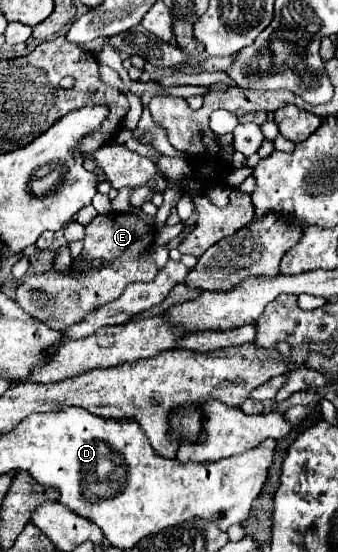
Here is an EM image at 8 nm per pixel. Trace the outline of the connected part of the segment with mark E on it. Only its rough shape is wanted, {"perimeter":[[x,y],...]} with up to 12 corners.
{"perimeter":[[130,214],[96,216],[82,274],[44,272],[16,288],[18,306],[52,330],[80,322],[150,282],[154,228]]}

